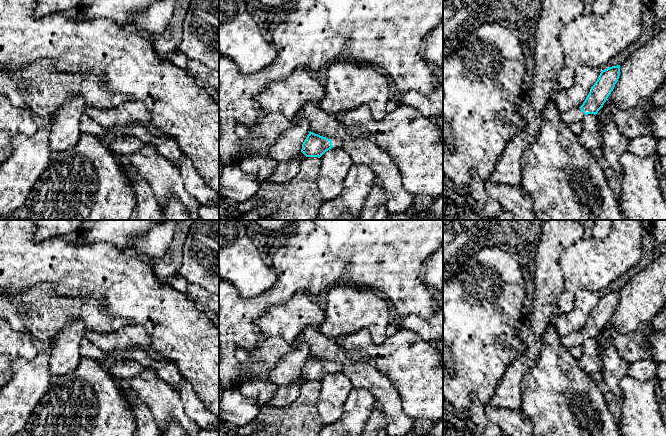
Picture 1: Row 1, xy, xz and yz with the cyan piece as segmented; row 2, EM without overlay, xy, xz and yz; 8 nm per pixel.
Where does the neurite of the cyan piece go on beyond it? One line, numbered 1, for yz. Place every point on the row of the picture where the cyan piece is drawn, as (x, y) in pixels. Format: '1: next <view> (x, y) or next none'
1: next yz (573, 115)

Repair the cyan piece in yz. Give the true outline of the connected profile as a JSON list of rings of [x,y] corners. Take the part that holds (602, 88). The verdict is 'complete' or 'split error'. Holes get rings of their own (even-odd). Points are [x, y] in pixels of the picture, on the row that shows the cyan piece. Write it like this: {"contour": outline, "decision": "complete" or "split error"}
{"contour": [[[620,65],[602,70],[597,81],[591,87],[588,96],[579,108],[560,112],[561,119],[568,125],[583,121],[588,114],[596,115],[613,91],[620,76]]], "decision": "split error"}

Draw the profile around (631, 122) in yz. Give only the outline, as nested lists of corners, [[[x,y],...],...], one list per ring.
[[[652,98],[639,104],[636,108],[626,110],[619,109],[612,101],[598,111],[596,116],[609,116],[617,124],[619,131],[628,139],[636,138],[640,135],[651,135],[651,124],[645,121],[647,114],[657,108]]]

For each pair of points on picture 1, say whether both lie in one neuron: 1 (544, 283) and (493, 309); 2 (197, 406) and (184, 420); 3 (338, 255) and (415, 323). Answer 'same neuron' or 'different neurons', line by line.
1: different neurons
2: different neurons
3: different neurons

